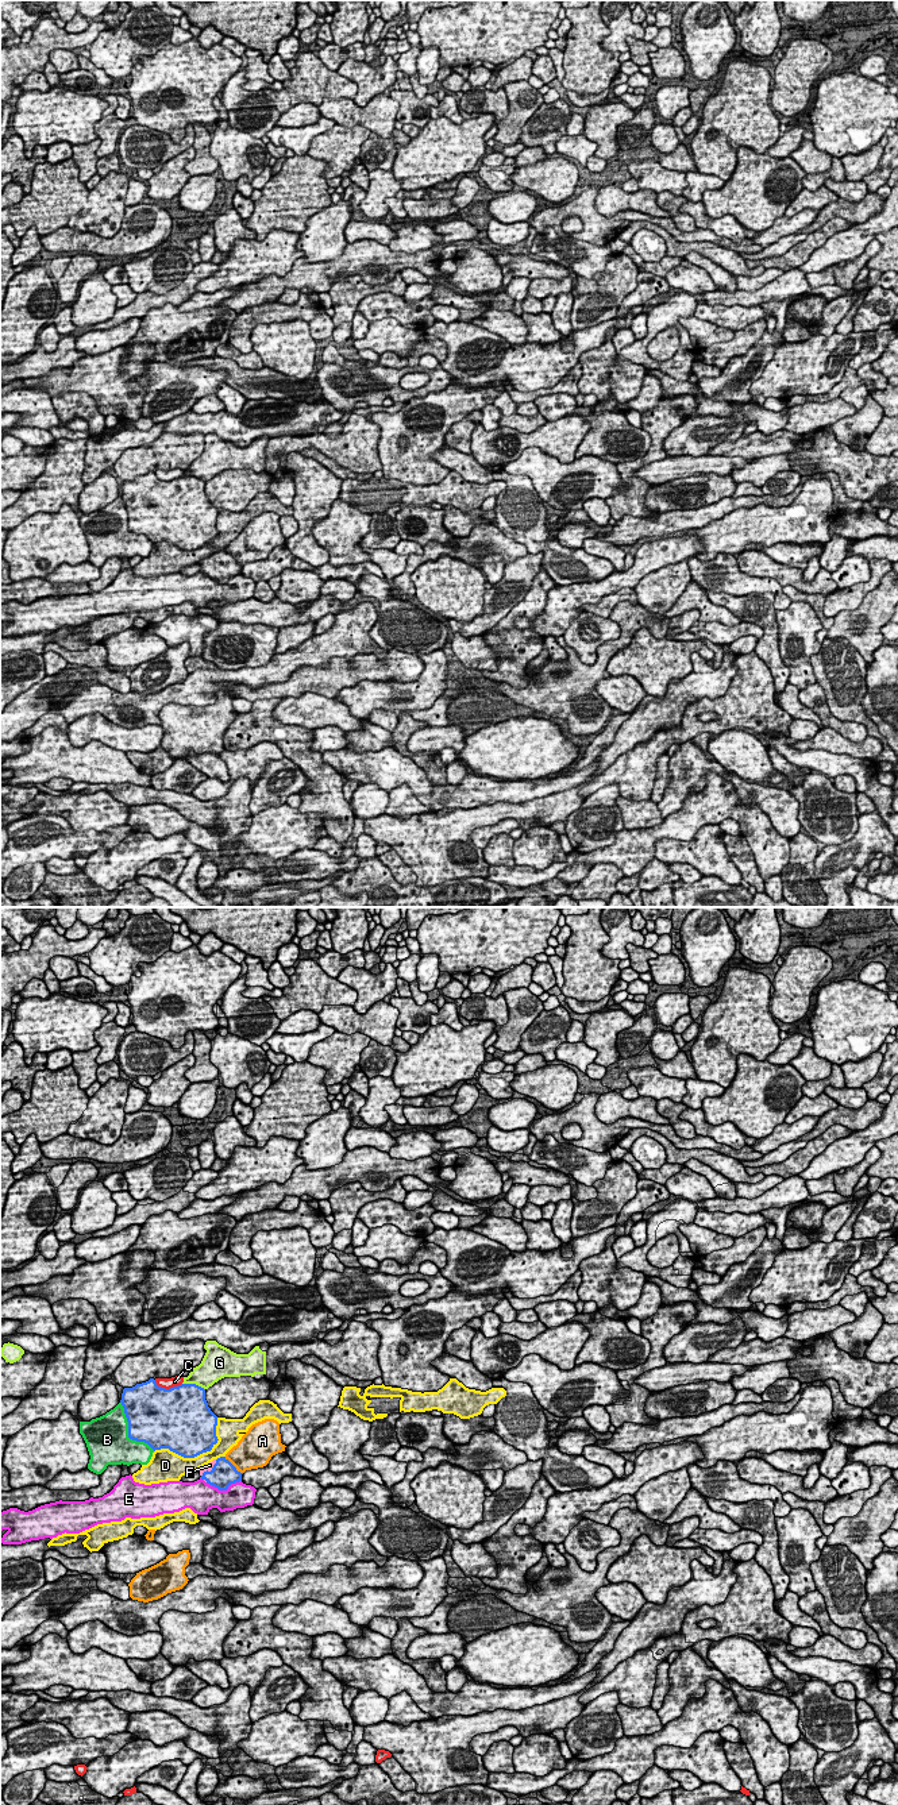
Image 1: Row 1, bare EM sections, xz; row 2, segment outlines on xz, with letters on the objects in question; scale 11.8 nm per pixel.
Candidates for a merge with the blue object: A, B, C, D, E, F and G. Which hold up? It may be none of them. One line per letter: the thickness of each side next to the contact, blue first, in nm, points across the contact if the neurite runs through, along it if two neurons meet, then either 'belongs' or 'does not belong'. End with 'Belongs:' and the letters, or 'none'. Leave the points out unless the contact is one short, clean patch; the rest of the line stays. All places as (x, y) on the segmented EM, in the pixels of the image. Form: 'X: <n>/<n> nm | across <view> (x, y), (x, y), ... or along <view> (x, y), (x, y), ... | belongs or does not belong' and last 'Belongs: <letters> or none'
A: 300/380 nm | does not belong
B: 440/480 nm | does not belong
C: 500/130 nm | does not belong
D: 500/220 nm | does not belong
E: 300/320 nm | does not belong
F: 300/70 nm | belongs
G: 460/300 nm | does not belong
Belongs: F

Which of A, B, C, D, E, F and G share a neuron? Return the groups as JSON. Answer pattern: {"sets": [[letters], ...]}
{"sets": [["A"], ["B"], ["C"], ["D"], ["E"], ["F"], ["G"]]}

